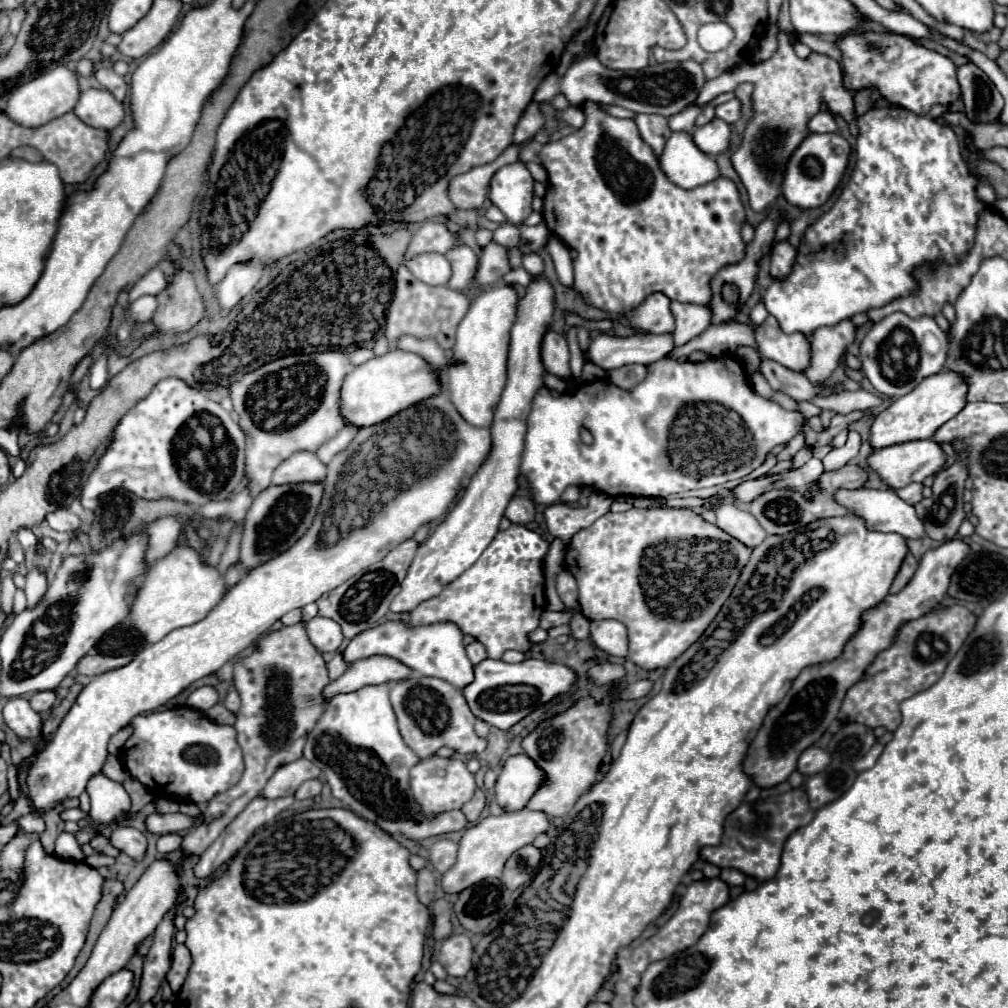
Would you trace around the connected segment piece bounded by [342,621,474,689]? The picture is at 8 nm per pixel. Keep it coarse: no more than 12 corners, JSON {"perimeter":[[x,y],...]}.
{"perimeter":[[386,621],[356,635],[346,663],[394,655],[462,689],[474,679],[452,621]]}

